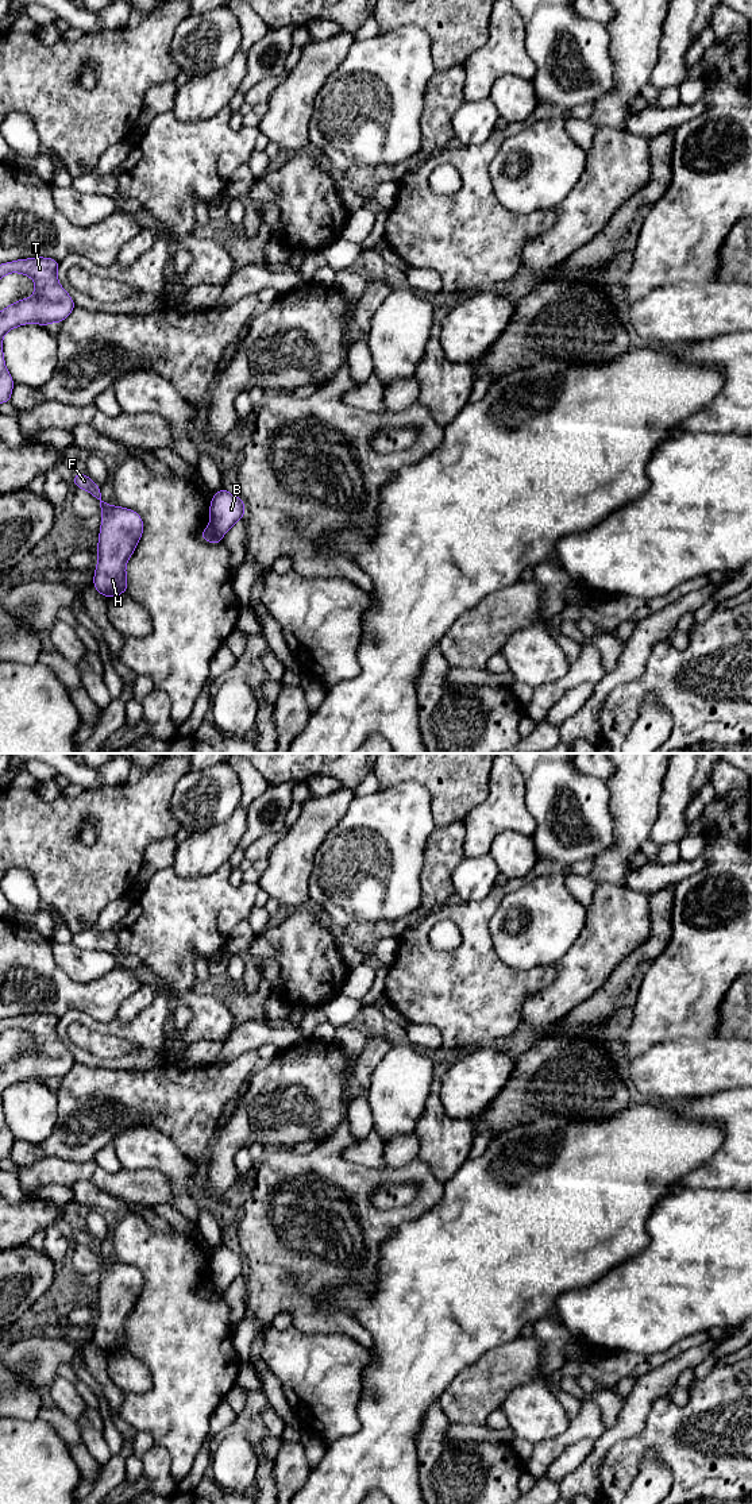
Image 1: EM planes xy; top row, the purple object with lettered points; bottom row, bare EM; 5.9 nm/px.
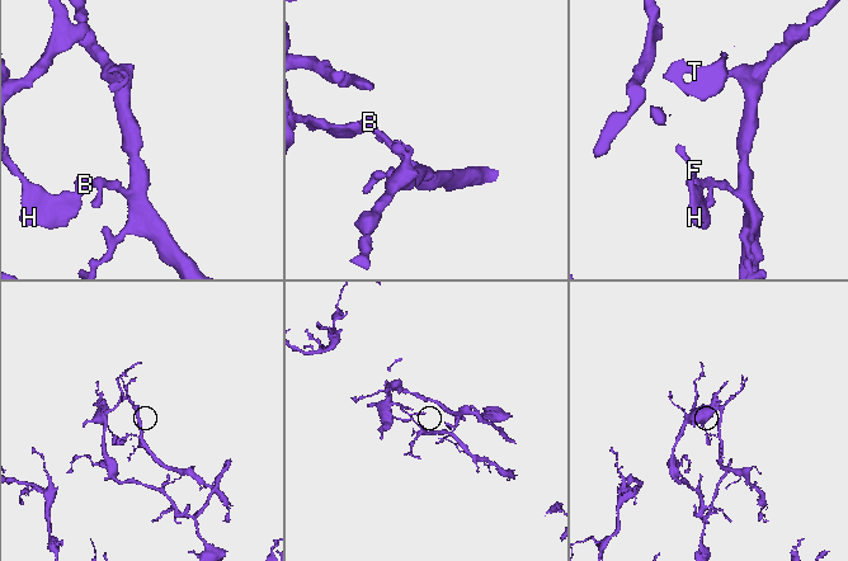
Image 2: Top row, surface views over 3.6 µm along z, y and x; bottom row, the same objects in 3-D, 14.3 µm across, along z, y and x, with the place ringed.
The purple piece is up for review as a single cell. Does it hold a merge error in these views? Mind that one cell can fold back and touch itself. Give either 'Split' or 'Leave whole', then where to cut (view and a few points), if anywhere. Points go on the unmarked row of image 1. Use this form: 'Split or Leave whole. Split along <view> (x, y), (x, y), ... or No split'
Split. Split along xy (211, 1280), (222, 1291)

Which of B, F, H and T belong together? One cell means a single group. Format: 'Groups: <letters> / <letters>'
Groups: B / F H T

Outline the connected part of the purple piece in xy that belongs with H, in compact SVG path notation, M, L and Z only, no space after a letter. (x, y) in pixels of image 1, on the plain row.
M74 1229L74 1242L86 1246L100 1260L101 1281L97 1299L97 1322L93 1343L108 1355L123 1351L128 1343L126 1322L134 1310L142 1291L143 1276L132 1265L111 1262L101 1254L101 1243L86 1230Z

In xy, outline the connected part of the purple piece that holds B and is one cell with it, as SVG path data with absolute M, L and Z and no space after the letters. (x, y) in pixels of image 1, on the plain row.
M224 1243L213 1249L209 1261L209 1280L219 1289L227 1289L244 1270L246 1262L242 1253L232 1252Z

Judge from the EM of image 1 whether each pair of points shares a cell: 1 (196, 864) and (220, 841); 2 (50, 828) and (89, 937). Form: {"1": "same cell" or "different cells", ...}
{"1": "same cell", "2": "different cells"}

